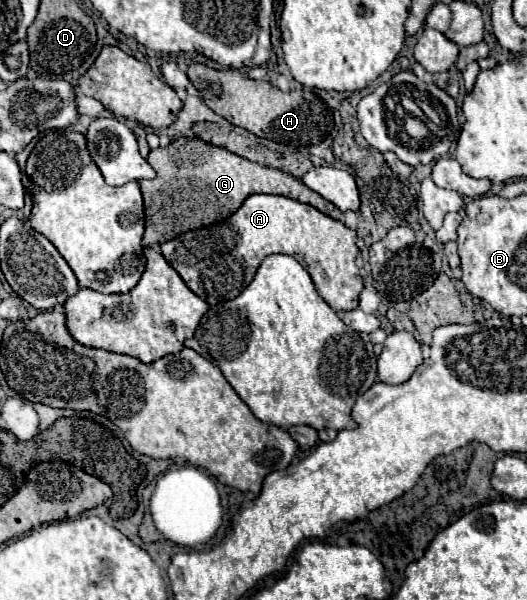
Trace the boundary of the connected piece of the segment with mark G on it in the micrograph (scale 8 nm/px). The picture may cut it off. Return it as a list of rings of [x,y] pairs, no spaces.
[[[176,138],[166,148],[150,150],[146,160],[158,172],[158,176],[154,180],[138,182],[144,194],[146,208],[144,244],[162,244],[188,230],[226,220],[242,206],[242,202],[250,194],[258,192],[280,194],[310,204],[322,214],[344,222],[344,214],[332,202],[326,202],[320,194],[314,194],[314,190],[302,186],[302,182],[292,174],[254,164],[246,158],[240,158],[238,154],[228,152],[226,148],[202,142],[200,138]]]

